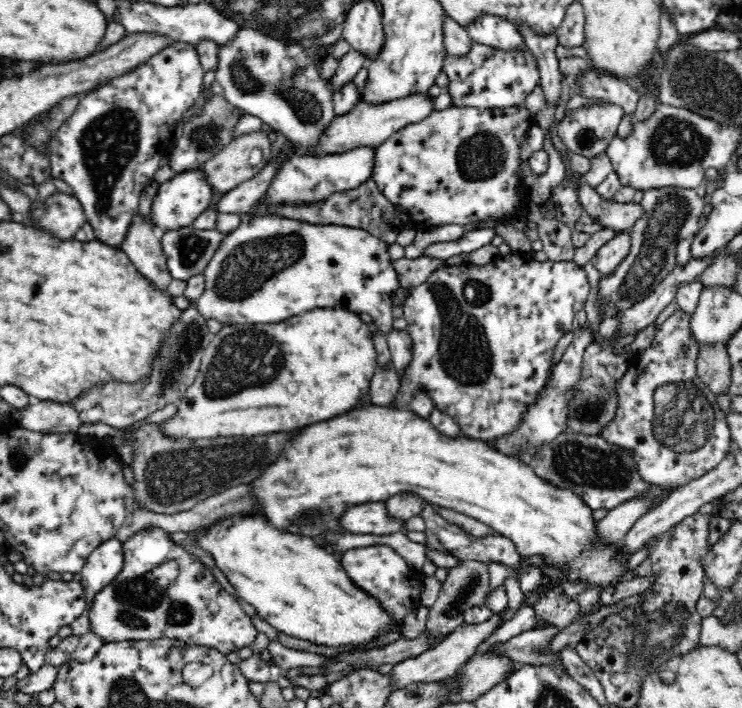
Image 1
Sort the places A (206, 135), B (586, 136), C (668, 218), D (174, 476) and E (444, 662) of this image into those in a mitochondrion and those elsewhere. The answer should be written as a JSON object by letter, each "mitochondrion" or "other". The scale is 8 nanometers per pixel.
{"A":"mitochondrion","B":"mitochondrion","C":"mitochondrion","D":"mitochondrion","E":"other"}

